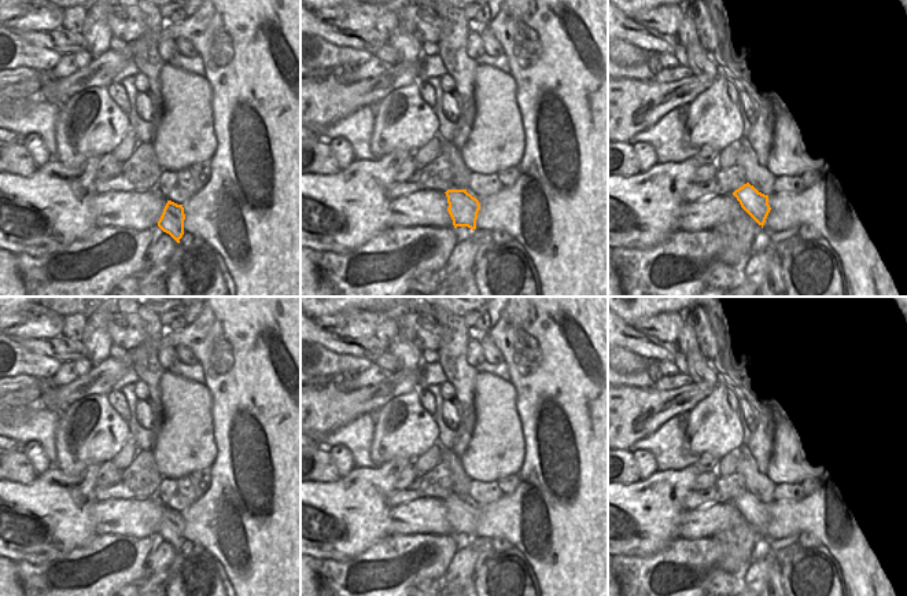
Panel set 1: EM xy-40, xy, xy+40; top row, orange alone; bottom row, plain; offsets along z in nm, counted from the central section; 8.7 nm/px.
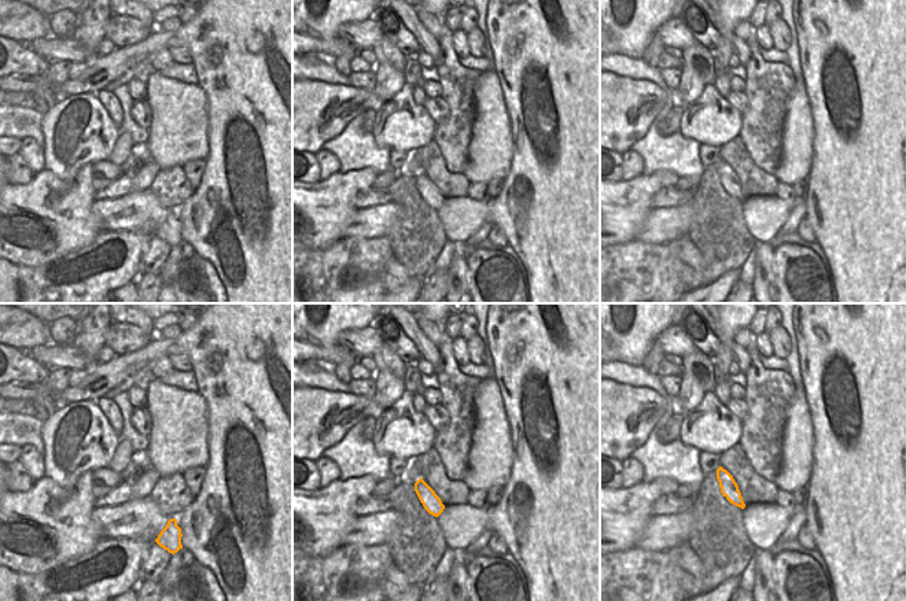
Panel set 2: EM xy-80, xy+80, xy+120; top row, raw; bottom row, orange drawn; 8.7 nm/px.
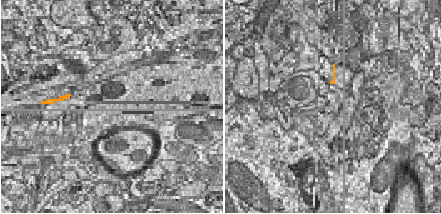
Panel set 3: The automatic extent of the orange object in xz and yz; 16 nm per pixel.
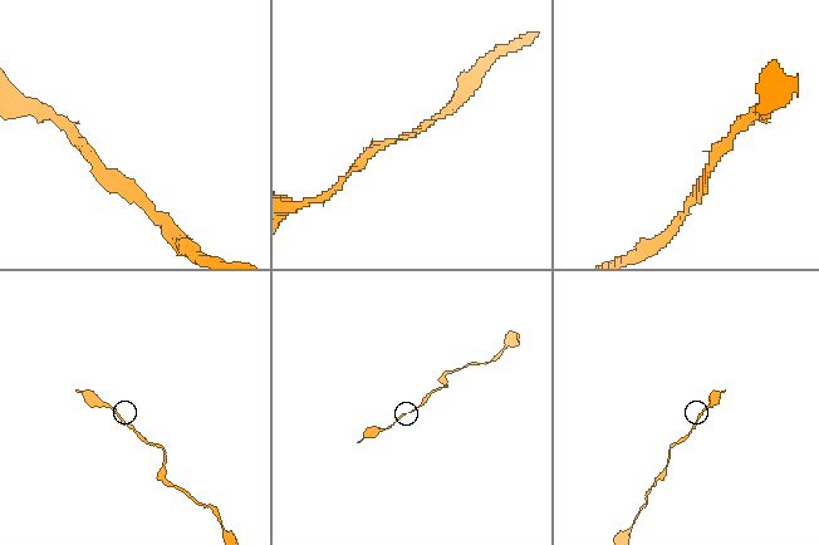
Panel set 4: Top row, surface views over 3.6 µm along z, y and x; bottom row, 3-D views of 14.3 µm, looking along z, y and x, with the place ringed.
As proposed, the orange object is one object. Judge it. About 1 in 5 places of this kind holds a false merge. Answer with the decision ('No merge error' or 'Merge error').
No merge error

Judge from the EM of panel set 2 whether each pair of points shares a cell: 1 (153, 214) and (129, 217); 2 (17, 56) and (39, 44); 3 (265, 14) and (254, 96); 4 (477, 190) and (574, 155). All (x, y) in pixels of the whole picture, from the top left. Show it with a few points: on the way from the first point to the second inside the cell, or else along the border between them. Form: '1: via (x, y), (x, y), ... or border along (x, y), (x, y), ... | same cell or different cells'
1: via (147, 214), (135, 214) | same cell
2: border along (22, 43), (50, 62) | different cells
3: via (253, 34), (245, 51), (254, 61), (254, 76) | same cell
4: border along (467, 195), (478, 201), (489, 198) | different cells

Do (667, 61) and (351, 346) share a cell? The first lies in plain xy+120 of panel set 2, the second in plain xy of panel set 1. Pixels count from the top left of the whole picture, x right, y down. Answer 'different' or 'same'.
different

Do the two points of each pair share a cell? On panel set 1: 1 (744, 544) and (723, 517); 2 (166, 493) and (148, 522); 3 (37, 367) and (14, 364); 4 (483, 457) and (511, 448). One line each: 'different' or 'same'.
1: different
2: different
3: same
4: same

